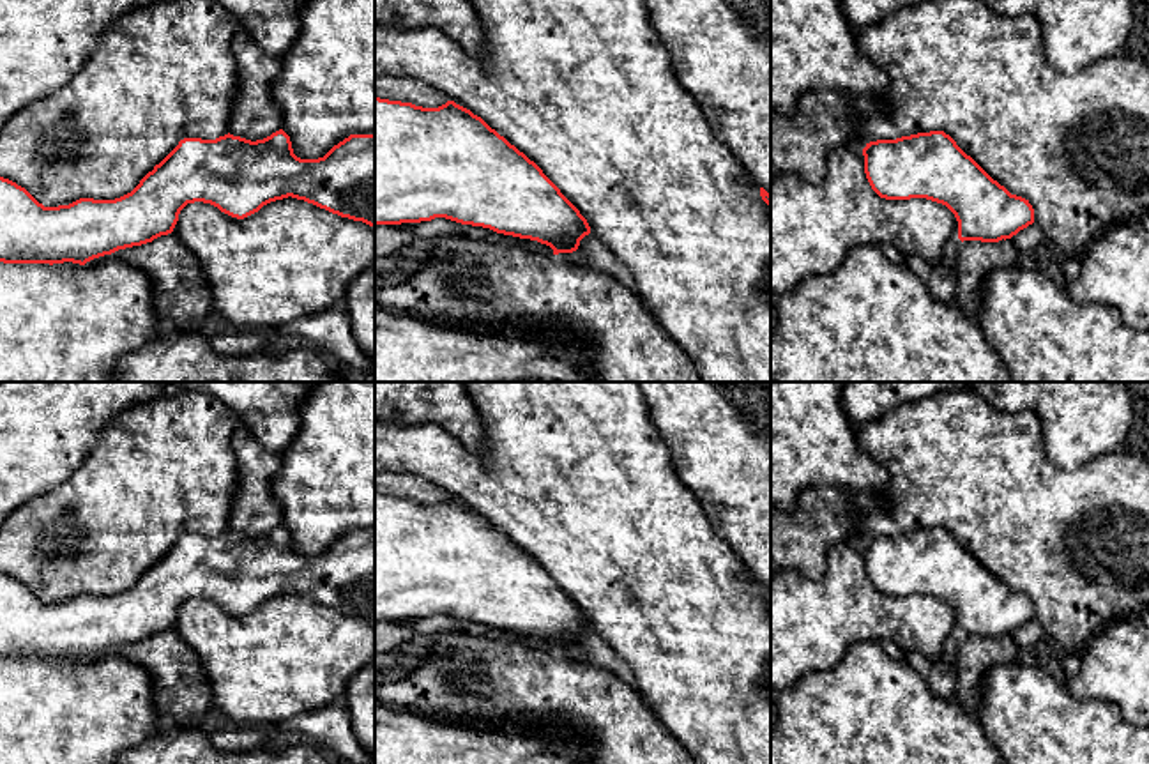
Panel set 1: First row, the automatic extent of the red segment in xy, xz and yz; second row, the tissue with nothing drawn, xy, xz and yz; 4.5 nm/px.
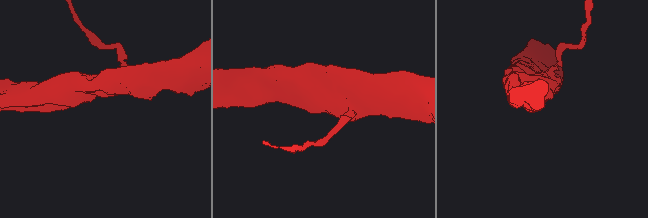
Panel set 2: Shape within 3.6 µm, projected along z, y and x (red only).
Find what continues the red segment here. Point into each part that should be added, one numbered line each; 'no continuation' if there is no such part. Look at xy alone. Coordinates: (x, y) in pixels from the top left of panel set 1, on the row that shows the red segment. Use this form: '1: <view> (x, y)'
no continuation

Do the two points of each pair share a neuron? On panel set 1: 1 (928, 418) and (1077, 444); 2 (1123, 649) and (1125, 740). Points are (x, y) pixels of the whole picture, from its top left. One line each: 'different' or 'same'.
1: different
2: different

